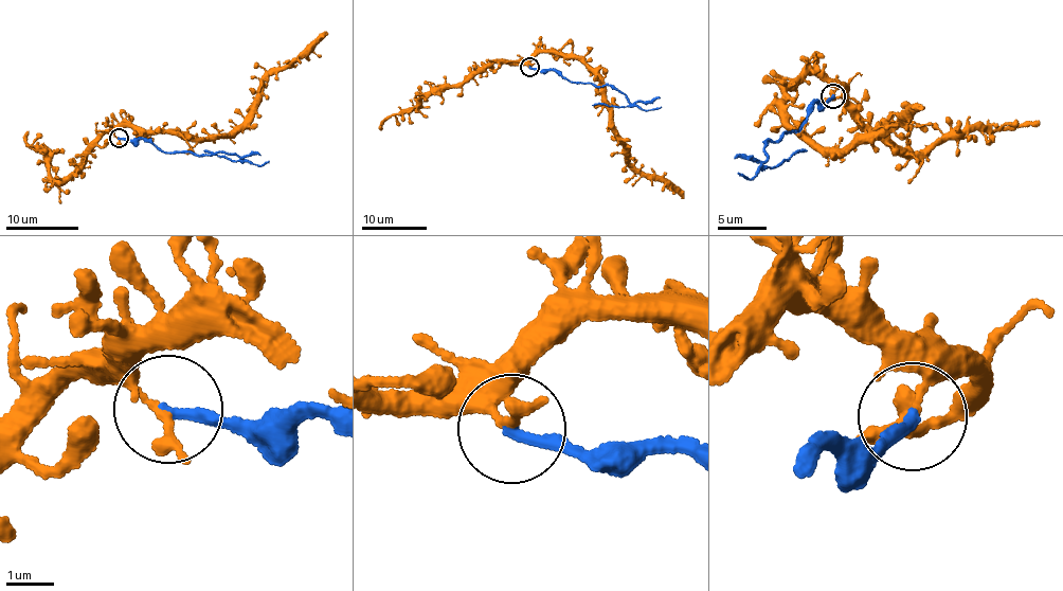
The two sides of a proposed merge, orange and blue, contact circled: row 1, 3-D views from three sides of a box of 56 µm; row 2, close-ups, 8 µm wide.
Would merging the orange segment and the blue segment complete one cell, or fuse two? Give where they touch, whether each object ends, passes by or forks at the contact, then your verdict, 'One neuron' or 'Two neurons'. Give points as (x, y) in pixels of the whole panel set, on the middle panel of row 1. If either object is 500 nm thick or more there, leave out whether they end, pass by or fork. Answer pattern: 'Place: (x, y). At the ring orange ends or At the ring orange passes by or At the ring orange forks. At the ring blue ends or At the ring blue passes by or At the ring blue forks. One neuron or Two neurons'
Place: (529, 67). At the ring orange passes by. At the ring blue ends. Two neurons

